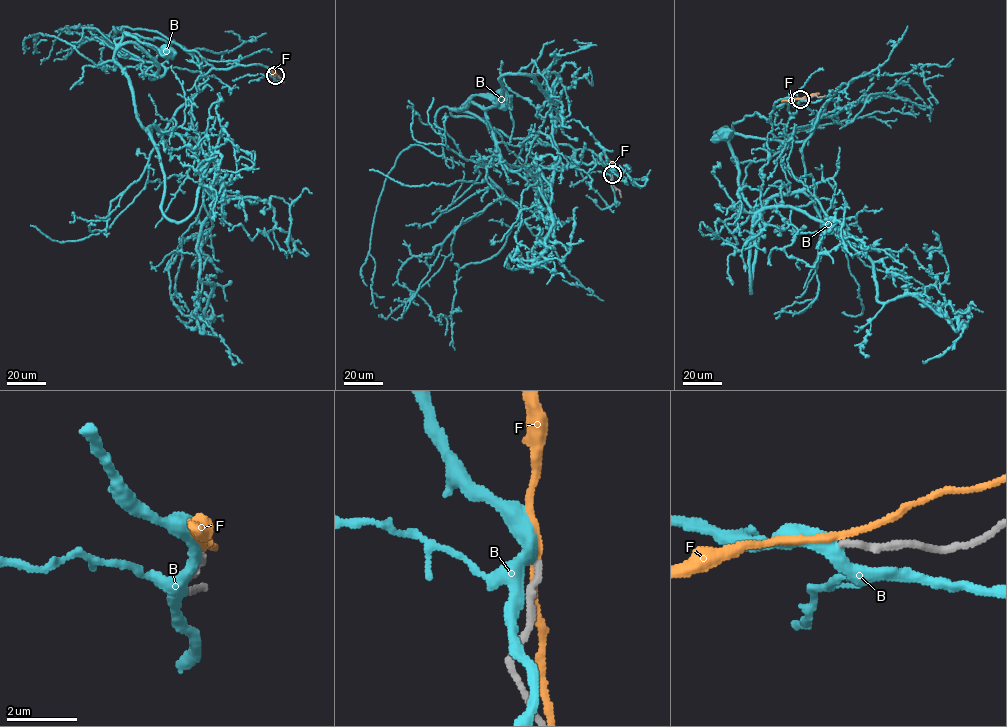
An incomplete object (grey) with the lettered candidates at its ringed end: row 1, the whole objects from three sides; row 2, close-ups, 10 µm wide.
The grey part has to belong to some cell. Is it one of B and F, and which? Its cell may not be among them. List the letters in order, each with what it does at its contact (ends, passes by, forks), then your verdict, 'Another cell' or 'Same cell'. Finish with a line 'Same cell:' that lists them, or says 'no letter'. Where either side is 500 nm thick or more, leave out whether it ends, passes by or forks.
B: It passes by. Another cell
F: It passes by. Another cell
Same cell: no letter

